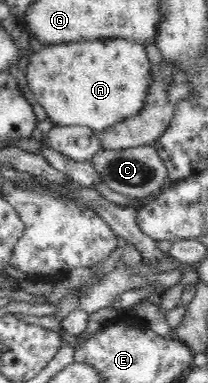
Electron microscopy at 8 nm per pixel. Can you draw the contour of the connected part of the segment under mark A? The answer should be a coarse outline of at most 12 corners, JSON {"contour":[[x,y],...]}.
{"contour":[[42,46],[25,78],[54,126],[102,133],[137,116],[146,47]]}

